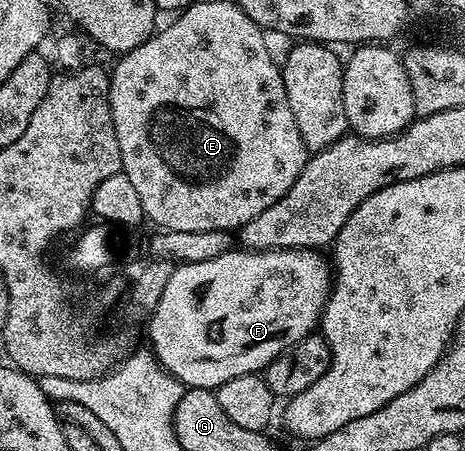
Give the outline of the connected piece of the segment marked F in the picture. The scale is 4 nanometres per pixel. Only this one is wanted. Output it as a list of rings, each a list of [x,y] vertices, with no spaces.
[[[275,248],[274,250],[262,250],[254,252],[251,250],[231,250],[220,254],[216,258],[209,258],[206,261],[190,261],[181,263],[170,274],[170,282],[166,282],[166,290],[162,290],[162,298],[158,298],[158,306],[152,311],[147,321],[148,336],[152,339],[150,351],[160,365],[166,369],[174,378],[178,378],[188,388],[221,388],[230,378],[238,378],[242,374],[263,373],[274,358],[278,358],[288,348],[293,348],[302,338],[313,335],[317,331],[320,316],[324,312],[324,304],[328,301],[328,293],[332,290],[332,277],[334,269],[329,257],[323,251],[315,248]]]

